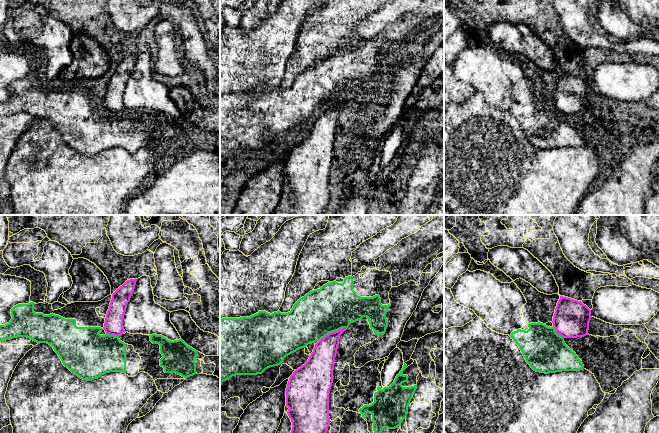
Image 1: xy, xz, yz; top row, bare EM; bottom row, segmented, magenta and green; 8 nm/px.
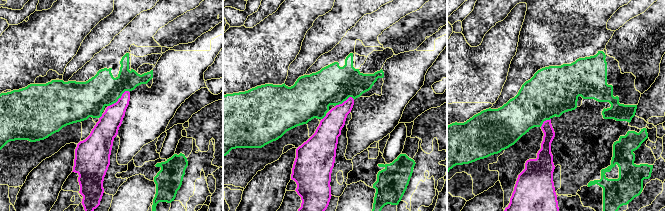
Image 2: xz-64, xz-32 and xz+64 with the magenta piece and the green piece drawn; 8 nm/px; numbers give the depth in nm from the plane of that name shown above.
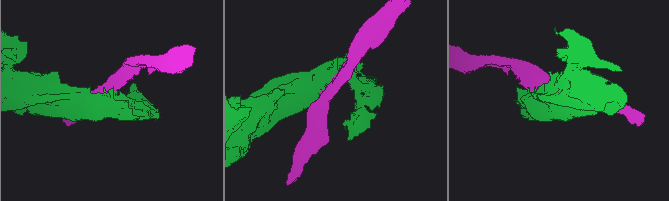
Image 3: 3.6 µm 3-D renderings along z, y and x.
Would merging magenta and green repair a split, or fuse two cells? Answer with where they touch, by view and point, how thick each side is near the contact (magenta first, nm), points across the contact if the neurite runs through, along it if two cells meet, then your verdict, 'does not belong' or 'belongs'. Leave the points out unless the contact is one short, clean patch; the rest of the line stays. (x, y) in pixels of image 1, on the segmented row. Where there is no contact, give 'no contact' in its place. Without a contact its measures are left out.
meets magenta in xz at (332, 332); 200 nm thick on the magenta side, 380 nm on the other; does not belong

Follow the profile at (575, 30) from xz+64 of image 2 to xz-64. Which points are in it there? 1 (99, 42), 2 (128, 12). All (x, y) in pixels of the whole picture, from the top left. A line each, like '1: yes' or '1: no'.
1: yes
2: yes

